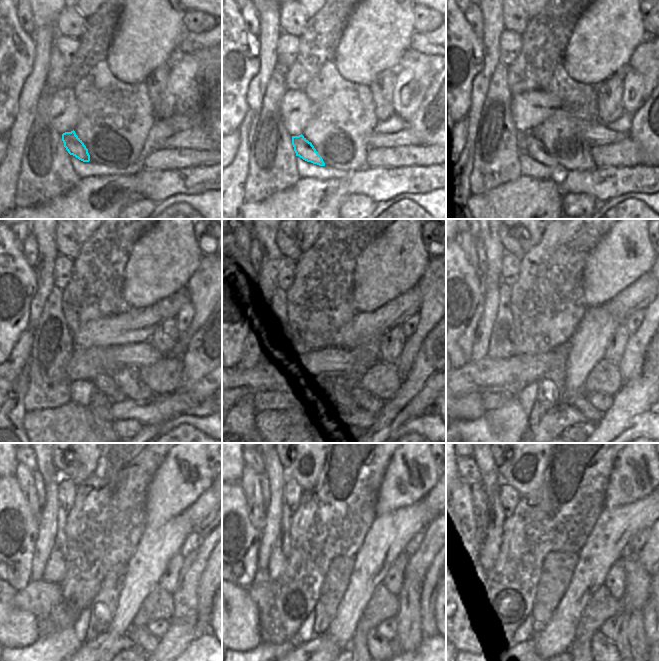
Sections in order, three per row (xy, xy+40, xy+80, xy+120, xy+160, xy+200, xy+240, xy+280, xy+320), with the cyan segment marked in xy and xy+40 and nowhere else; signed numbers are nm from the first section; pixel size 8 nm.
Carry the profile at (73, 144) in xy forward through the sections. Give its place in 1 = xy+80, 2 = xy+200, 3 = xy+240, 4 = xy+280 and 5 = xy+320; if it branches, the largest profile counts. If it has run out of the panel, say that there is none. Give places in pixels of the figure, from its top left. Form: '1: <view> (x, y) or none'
1: xy+80 (527, 143)
2: xy+200 (591, 414)
3: xy+240 (142, 638)
4: xy+280 (378, 646)
5: xy+320 (601, 646)

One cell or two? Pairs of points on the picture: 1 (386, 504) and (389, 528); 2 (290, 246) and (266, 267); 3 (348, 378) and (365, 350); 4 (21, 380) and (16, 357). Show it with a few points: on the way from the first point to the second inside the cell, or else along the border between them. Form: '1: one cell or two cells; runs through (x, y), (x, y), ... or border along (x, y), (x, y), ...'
1: two cells; border along (410, 506), (397, 508), (376, 516)
2: two cells; border along (277, 230), (276, 244), (282, 255)
3: one cell; runs through (355, 371), (365, 357)
4: two cells; border along (24, 368), (12, 382)

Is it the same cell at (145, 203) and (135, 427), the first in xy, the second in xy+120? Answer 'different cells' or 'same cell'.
same cell

